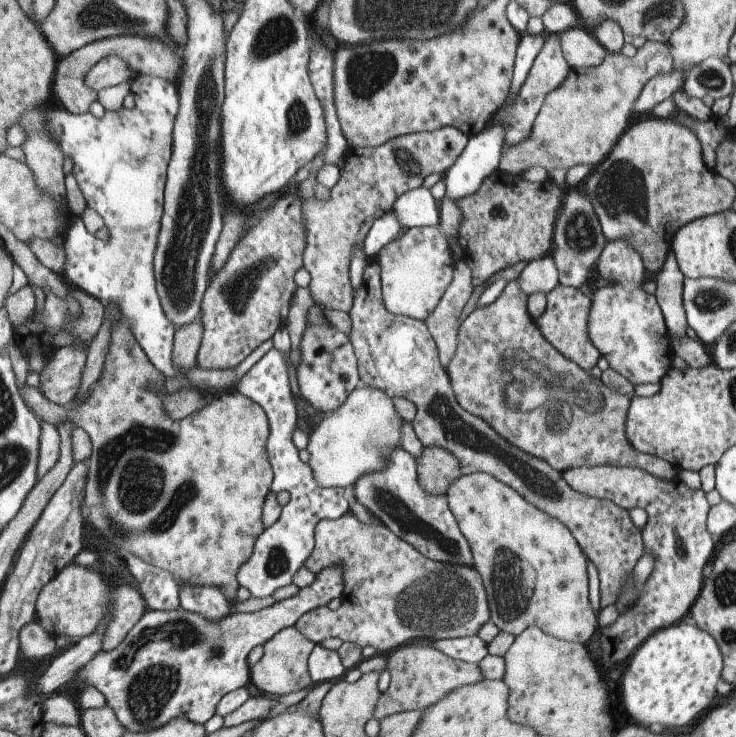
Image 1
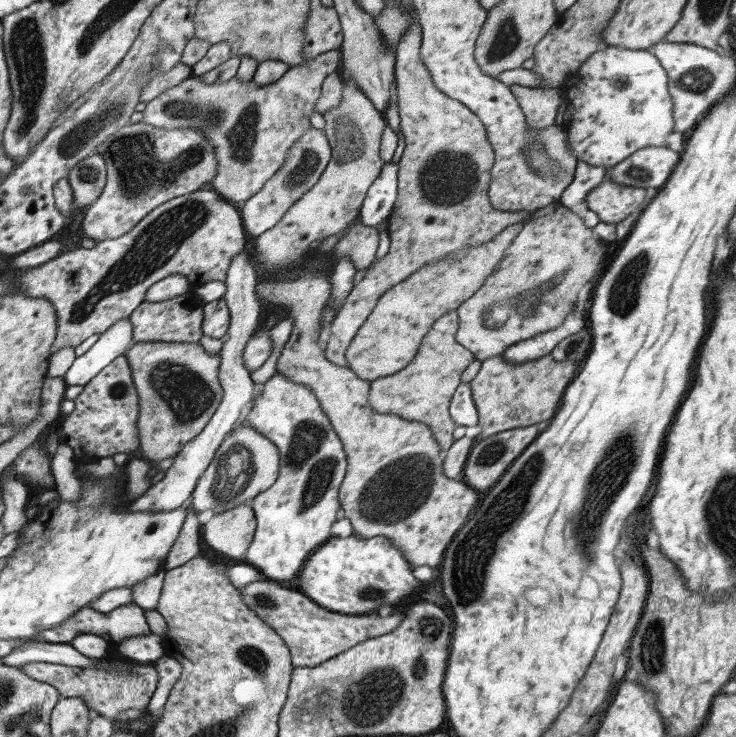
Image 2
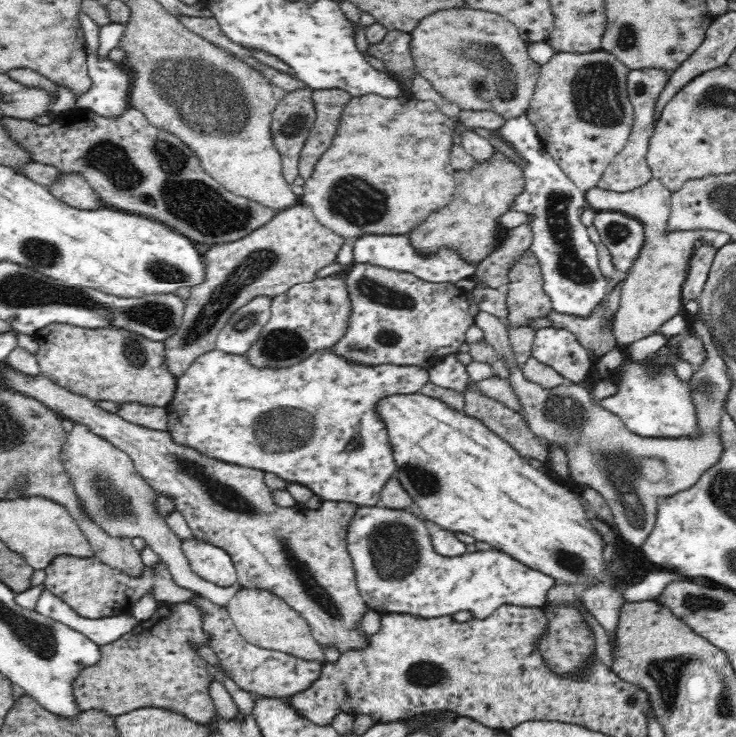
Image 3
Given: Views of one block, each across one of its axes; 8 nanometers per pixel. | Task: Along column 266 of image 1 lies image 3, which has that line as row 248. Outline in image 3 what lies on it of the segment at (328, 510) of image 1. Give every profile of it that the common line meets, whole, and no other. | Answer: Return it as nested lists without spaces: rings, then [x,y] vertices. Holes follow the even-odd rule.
[[[528,114],[518,116],[514,120],[506,120],[506,124],[502,128],[498,128],[498,134],[514,150],[514,154],[516,154],[514,162],[518,162],[524,170],[524,190],[522,190],[520,196],[514,198],[510,210],[528,214],[528,224],[534,232],[530,252],[534,254],[534,258],[538,260],[538,266],[542,268],[544,294],[552,300],[552,306],[554,306],[556,312],[560,312],[564,316],[590,318],[594,308],[598,308],[598,304],[602,304],[602,300],[608,300],[608,294],[612,292],[612,282],[610,282],[608,276],[602,274],[600,258],[598,258],[598,246],[590,242],[588,228],[582,224],[582,218],[580,218],[580,208],[588,206],[586,194],[564,174],[564,170],[558,166],[554,156],[550,156],[550,152],[542,150],[546,146],[540,140],[538,128],[534,128],[534,122],[530,120]],[[366,234],[354,240],[354,264],[374,264],[380,268],[390,268],[396,272],[410,272],[418,276],[418,280],[426,280],[430,284],[460,284],[462,278],[472,278],[476,268],[480,264],[470,264],[466,262],[456,250],[452,248],[442,248],[440,252],[432,256],[420,254],[414,244],[410,242],[410,236],[376,236],[376,234]]]

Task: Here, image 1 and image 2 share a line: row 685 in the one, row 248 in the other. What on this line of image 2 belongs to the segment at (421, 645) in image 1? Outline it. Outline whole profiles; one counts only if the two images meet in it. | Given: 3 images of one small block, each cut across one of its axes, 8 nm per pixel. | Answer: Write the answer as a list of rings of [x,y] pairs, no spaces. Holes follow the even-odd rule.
[[[421,24],[409,26],[409,30],[399,40],[399,46],[395,48],[395,84],[397,84],[397,104],[399,104],[399,122],[401,122],[401,134],[405,138],[405,150],[401,160],[397,162],[397,200],[389,214],[389,226],[387,226],[387,248],[389,252],[385,258],[375,264],[369,270],[369,276],[365,276],[347,296],[343,308],[333,318],[327,334],[327,348],[325,348],[325,360],[333,366],[347,368],[345,350],[349,348],[353,336],[363,326],[367,316],[377,306],[377,300],[389,290],[405,280],[409,276],[421,272],[423,268],[429,268],[431,264],[439,264],[443,260],[451,260],[451,256],[457,256],[459,252],[467,252],[467,248],[481,248],[483,244],[489,244],[499,236],[507,226],[513,226],[521,220],[527,220],[531,212],[501,212],[491,206],[489,200],[489,182],[491,182],[491,168],[495,166],[495,152],[491,142],[487,140],[485,126],[477,118],[475,112],[471,112],[467,106],[463,106],[459,100],[449,98],[441,90],[435,88],[429,70],[423,66],[421,56]]]

